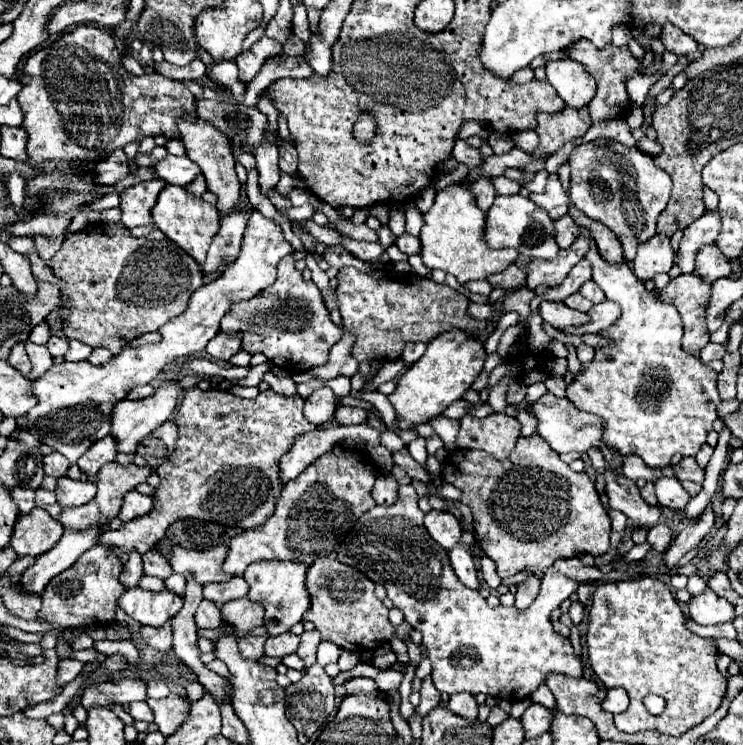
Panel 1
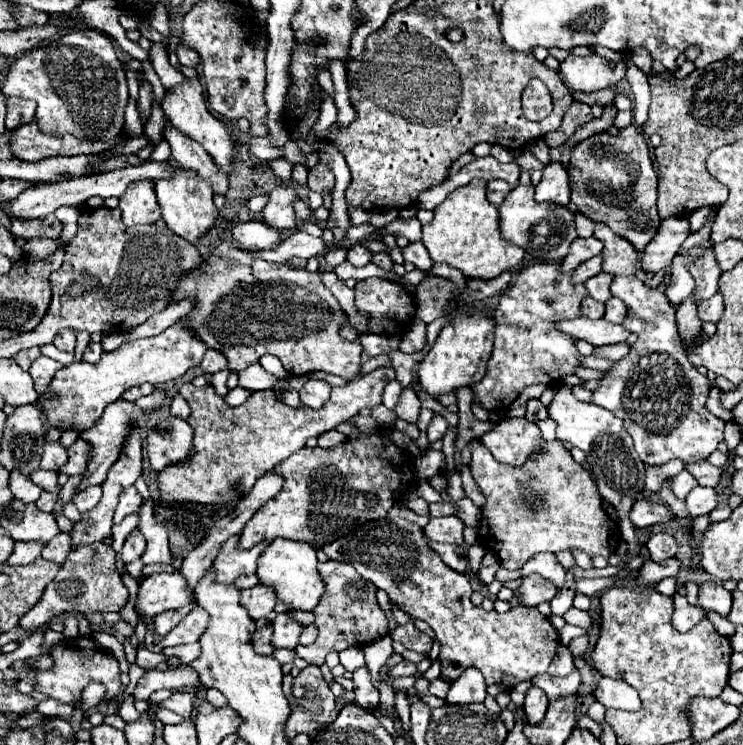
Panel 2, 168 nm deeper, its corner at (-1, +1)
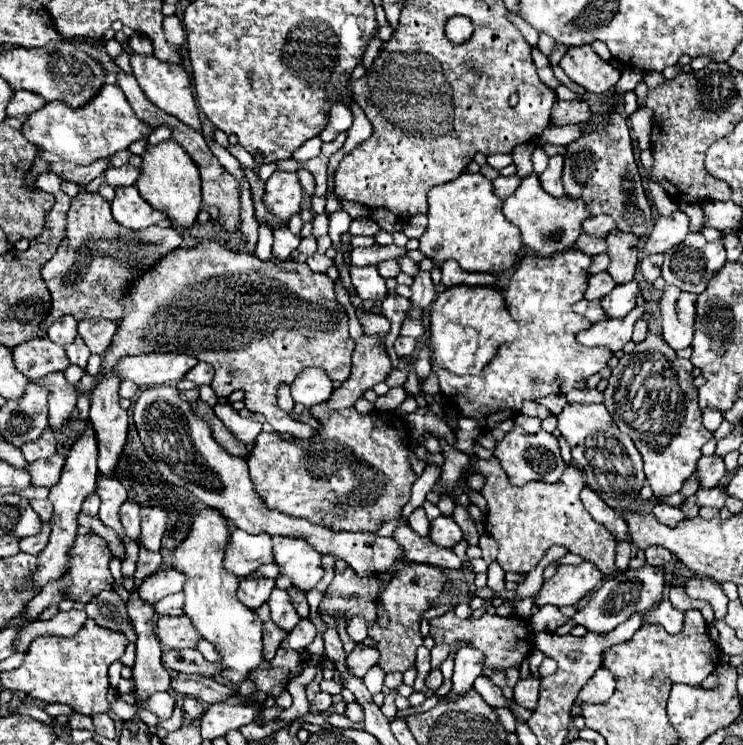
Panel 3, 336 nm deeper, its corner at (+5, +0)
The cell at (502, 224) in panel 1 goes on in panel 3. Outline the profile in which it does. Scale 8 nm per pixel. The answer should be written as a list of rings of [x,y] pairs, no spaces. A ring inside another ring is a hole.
[[[530,174],[522,180],[520,188],[504,202],[502,212],[512,224],[516,224],[520,228],[524,246],[534,250],[540,256],[552,256],[554,252],[570,250],[574,246],[574,242],[578,240],[578,236],[582,234],[584,220],[592,218],[582,200],[570,198],[570,196],[554,198],[554,196],[546,194],[542,190],[536,174]]]

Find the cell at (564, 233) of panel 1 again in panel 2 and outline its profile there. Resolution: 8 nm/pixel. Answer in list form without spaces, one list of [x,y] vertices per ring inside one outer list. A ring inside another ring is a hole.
[[[574,211],[574,225],[576,225],[576,233],[580,237],[590,237],[592,235],[592,221],[586,215]]]

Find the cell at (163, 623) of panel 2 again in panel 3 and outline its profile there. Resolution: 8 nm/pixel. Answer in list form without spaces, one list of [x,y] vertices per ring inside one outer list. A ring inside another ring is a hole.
[[[178,592],[178,594],[172,594],[172,596],[158,600],[158,604],[154,604],[154,610],[158,616],[184,614],[184,592]]]

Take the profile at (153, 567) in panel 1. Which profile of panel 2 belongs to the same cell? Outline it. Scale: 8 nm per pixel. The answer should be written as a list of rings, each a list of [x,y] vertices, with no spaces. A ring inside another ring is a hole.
[[[148,499],[144,503],[144,507],[140,509],[138,529],[146,537],[146,551],[142,555],[144,565],[172,563],[172,555],[170,555],[170,549],[168,549],[168,535],[166,535],[166,529],[160,523],[156,523],[156,519],[154,519],[152,499]]]

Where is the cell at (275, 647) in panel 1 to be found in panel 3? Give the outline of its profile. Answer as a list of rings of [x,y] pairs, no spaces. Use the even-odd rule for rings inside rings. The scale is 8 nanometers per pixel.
[[[274,588],[274,592],[270,594],[268,598],[268,606],[270,606],[270,616],[272,620],[284,628],[284,630],[292,630],[294,624],[298,624],[298,614],[290,602],[290,596],[286,590],[280,590],[280,588]]]

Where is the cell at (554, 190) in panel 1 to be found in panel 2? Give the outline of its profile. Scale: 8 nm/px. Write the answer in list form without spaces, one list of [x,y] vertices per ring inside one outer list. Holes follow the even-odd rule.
[[[548,163],[542,171],[542,181],[536,185],[536,203],[556,203],[566,207],[570,203],[570,179],[560,163]]]

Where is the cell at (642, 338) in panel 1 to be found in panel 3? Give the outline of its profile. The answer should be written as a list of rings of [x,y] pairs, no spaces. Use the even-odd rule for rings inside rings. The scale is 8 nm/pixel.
[[[648,334],[644,342],[636,344],[632,354],[620,358],[604,390],[604,406],[620,432],[634,440],[644,460],[646,480],[658,500],[680,492],[684,480],[696,470],[702,456],[700,448],[712,438],[712,432],[702,426],[692,368],[692,362],[678,358],[676,352],[664,344],[662,336]]]

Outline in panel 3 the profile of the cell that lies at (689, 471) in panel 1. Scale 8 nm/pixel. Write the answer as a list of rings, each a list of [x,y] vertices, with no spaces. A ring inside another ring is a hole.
[[[712,454],[712,456],[702,456],[698,460],[698,468],[696,468],[700,480],[702,480],[702,488],[714,488],[722,482],[726,470],[724,470],[724,462],[720,456]]]

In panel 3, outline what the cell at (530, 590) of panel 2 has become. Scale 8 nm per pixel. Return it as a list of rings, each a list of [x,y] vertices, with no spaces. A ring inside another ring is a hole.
[[[582,562],[576,566],[558,566],[552,580],[544,582],[542,588],[538,590],[534,602],[536,606],[544,606],[544,604],[552,604],[558,608],[574,606],[602,580],[604,580],[602,574],[590,562]]]

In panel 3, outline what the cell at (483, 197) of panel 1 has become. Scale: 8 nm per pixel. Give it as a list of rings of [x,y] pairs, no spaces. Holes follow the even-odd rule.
[[[514,174],[514,176],[498,176],[496,180],[494,180],[494,194],[498,196],[498,198],[502,198],[502,200],[506,200],[510,194],[514,194],[516,192],[516,188],[520,186],[520,178]]]

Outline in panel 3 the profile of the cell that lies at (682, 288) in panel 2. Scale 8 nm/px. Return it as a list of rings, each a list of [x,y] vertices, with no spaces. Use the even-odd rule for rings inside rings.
[[[666,286],[662,290],[662,300],[660,300],[660,312],[662,312],[662,336],[666,340],[666,344],[672,350],[684,350],[692,344],[692,326],[684,326],[678,322],[678,318],[674,316],[674,302],[680,296],[680,288],[674,286]]]

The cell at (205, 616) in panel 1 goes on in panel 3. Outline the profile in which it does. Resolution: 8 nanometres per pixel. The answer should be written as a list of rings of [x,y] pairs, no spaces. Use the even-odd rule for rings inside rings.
[[[182,614],[182,616],[160,616],[158,618],[158,640],[174,650],[180,648],[196,648],[198,644],[198,632],[192,626],[192,620]]]

